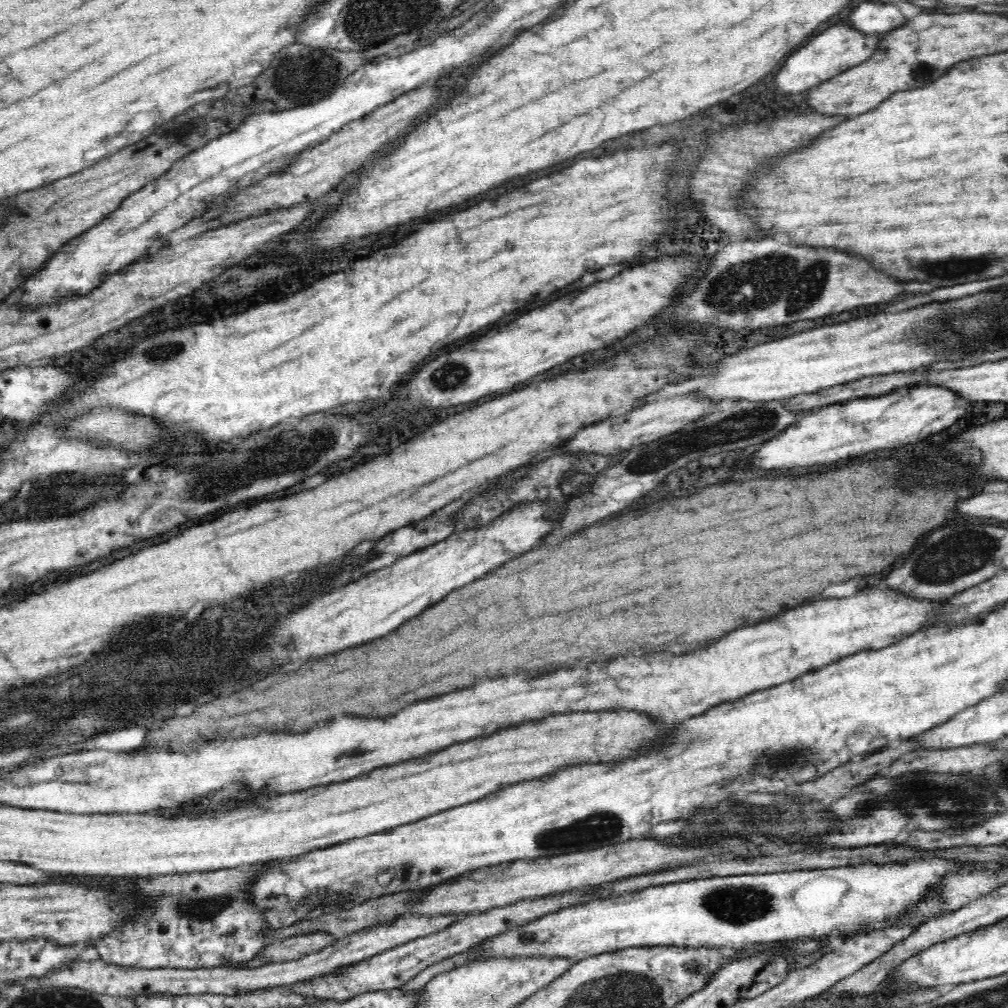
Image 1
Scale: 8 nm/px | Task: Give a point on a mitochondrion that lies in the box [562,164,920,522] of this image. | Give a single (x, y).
(783, 280)

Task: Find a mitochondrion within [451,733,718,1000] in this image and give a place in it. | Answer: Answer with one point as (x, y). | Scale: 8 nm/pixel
(599, 827)

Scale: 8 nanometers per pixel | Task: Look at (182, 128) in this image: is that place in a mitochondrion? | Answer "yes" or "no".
yes

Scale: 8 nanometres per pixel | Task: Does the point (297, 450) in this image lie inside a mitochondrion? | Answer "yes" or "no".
yes

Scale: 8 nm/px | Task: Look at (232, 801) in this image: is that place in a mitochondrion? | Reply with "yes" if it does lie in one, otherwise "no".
yes

